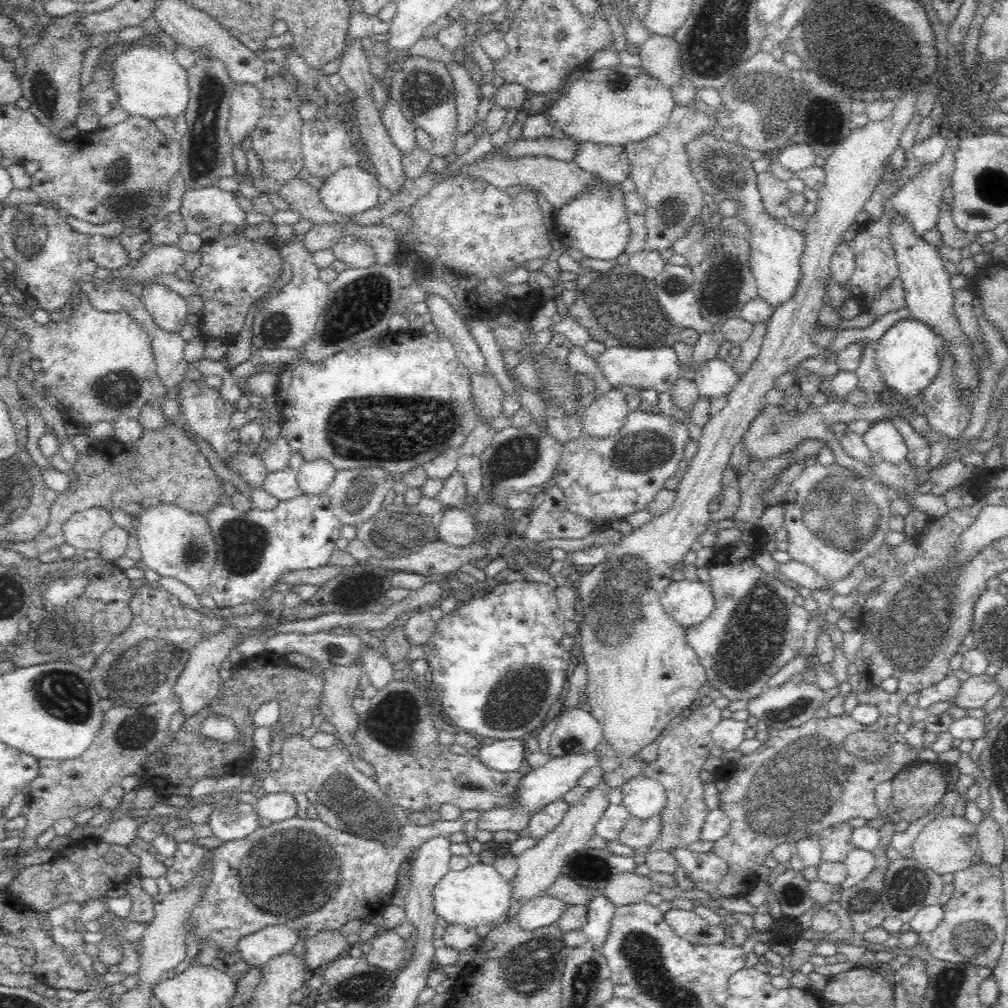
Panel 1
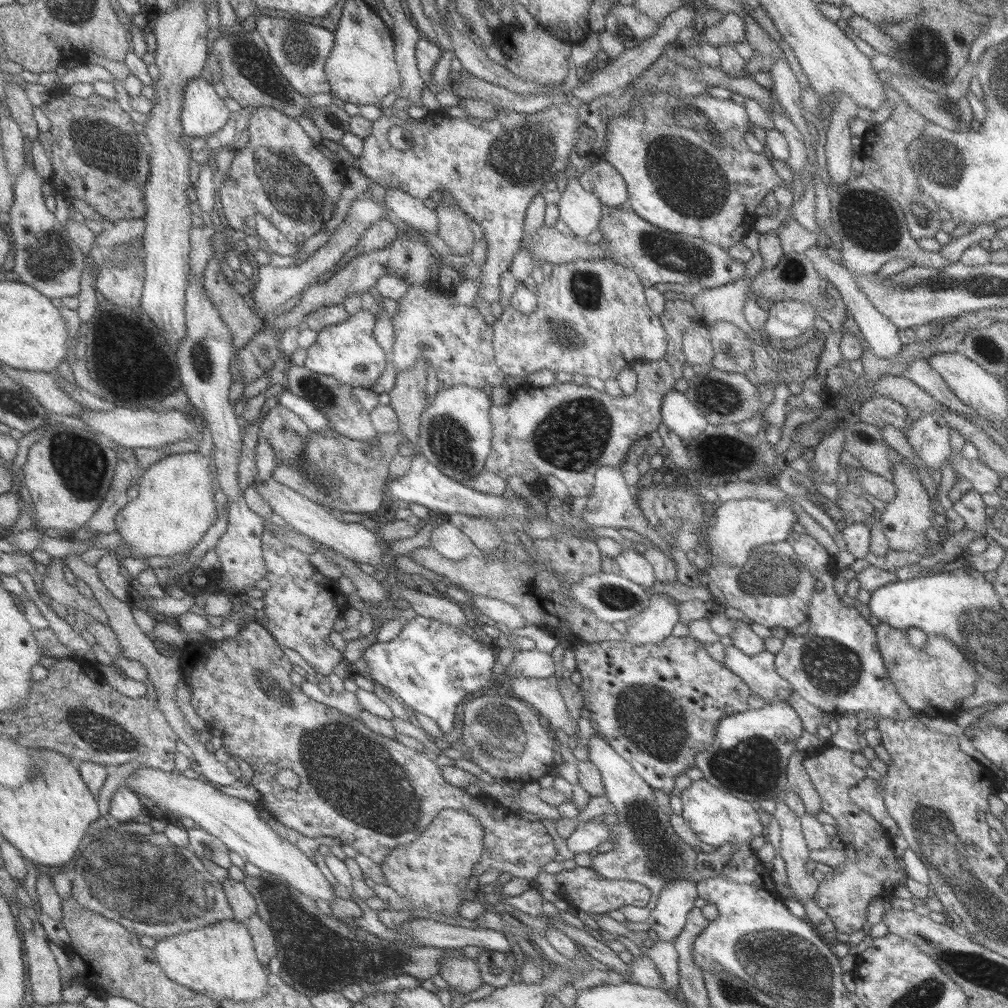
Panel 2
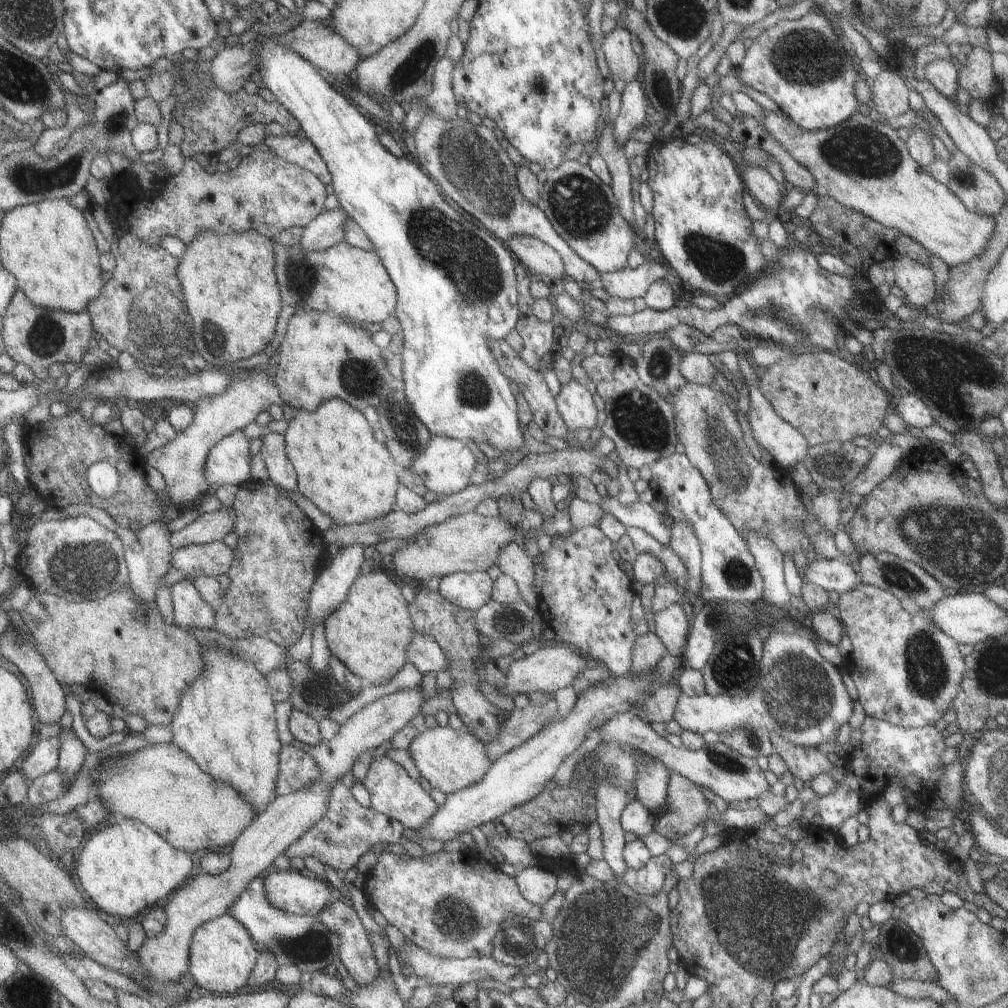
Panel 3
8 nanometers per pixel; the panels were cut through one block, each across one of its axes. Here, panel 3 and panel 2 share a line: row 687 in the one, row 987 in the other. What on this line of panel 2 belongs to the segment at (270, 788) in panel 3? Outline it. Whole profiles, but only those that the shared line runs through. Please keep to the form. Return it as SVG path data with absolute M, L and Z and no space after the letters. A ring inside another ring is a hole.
M235 919L159 939L154 951L169 979L215 1000L254 1001L270 992L271 975L255 955L247 925Z

